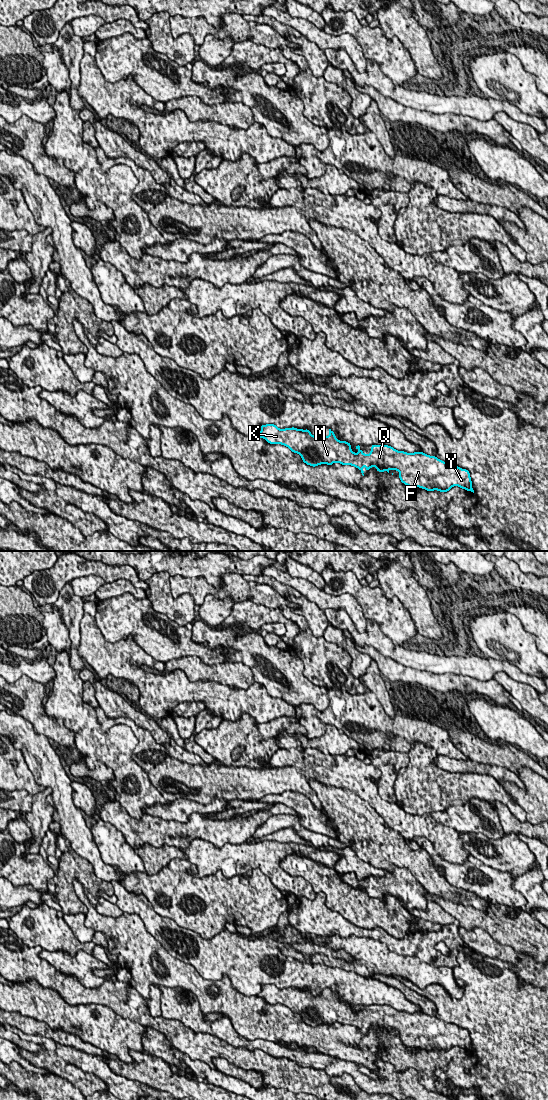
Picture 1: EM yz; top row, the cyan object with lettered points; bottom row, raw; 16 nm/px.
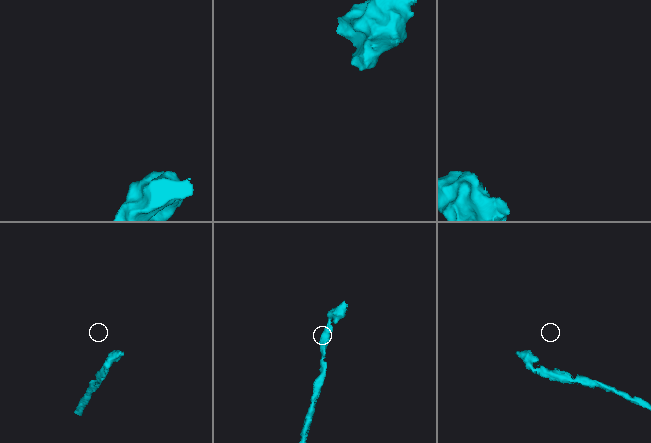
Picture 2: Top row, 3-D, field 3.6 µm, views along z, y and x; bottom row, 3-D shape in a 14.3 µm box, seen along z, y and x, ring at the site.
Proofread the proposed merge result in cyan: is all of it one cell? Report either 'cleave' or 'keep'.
keep

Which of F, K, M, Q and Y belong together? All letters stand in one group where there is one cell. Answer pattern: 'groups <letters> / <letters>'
groups F K M Q Y

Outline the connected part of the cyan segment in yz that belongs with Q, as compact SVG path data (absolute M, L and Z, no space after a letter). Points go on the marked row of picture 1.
M266 424L261 425L261 431L256 436L270 444L288 447L293 453L299 454L304 463L313 467L321 464L330 466L337 462L355 466L364 476L362 469L365 467L369 471L374 466L378 472L397 470L401 482L409 487L444 493L458 486L474 493L467 469L424 452L407 453L388 445L373 444L368 455L363 453L359 445L356 446L359 452L354 453L351 444L339 441L331 429L326 437L323 434L313 436L309 429L279 429L275 424Z

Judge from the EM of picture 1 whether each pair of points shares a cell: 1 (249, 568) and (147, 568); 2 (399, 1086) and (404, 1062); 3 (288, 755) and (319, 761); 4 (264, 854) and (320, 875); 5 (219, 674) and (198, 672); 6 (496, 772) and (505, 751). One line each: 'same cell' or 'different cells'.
1: same cell
2: different cells
3: same cell
4: different cells
5: same cell
6: different cells

